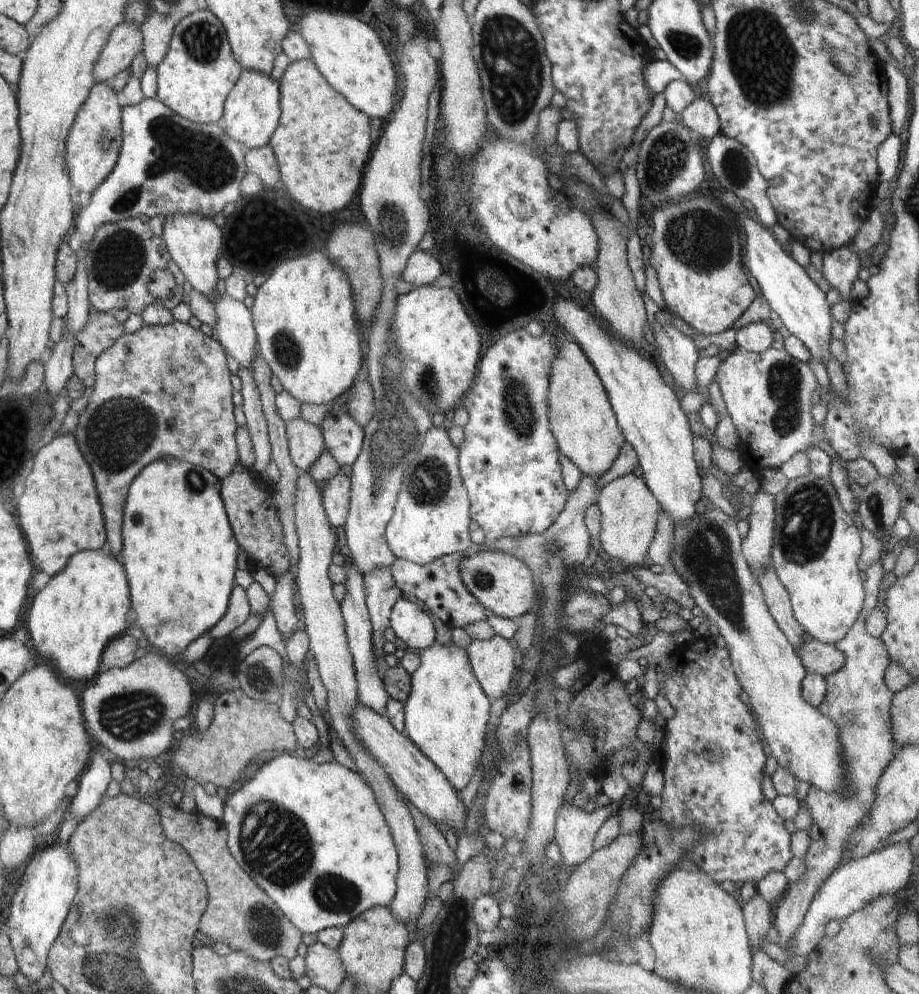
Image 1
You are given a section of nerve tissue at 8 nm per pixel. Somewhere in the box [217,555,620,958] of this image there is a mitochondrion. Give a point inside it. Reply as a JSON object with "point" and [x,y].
{"point":[274,843]}

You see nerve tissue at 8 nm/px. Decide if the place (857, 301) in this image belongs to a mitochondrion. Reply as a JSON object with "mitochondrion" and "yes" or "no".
{"mitochondrion":"no"}

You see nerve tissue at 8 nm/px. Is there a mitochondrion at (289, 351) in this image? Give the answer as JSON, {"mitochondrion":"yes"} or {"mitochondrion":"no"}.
{"mitochondrion":"yes"}

